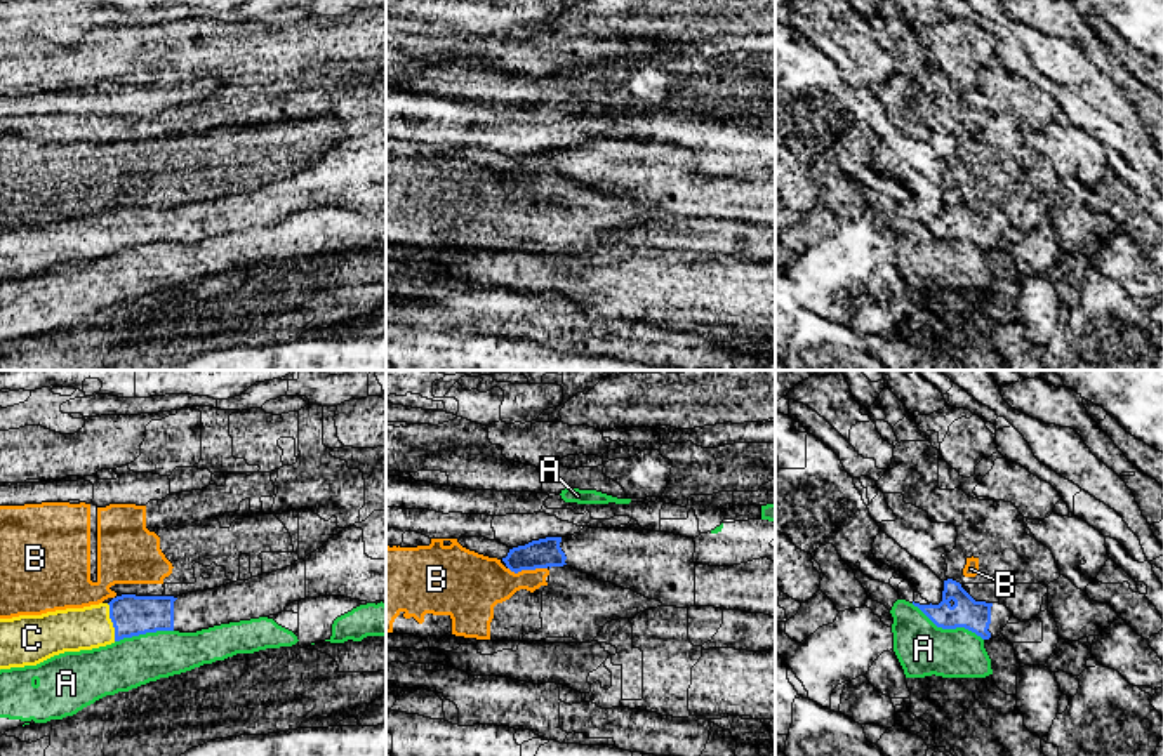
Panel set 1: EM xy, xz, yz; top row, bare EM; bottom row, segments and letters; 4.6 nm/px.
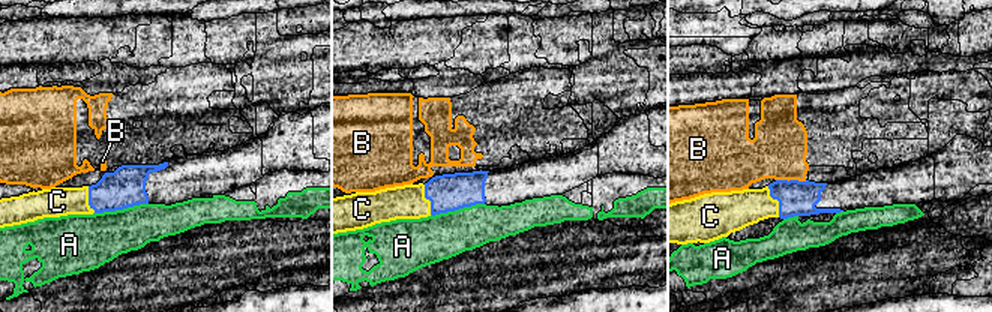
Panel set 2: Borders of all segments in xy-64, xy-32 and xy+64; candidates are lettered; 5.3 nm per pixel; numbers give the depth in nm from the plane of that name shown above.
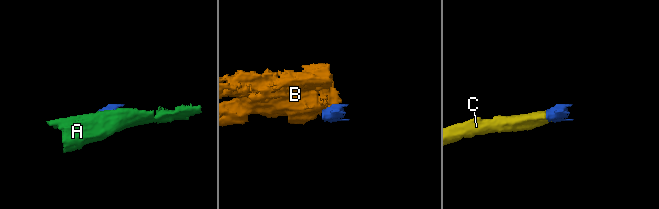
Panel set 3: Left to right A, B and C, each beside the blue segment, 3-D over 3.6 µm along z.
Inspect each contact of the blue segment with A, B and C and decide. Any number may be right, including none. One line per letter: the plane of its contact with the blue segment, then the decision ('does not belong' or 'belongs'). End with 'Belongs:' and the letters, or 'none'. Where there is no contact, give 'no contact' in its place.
A: yz | does not belong
B: xz | does not belong
C: xy | belongs
Belongs: C

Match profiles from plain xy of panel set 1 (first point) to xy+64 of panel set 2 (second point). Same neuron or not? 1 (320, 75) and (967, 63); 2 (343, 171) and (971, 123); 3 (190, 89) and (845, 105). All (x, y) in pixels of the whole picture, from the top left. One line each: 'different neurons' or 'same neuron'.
1: different neurons
2: different neurons
3: different neurons

